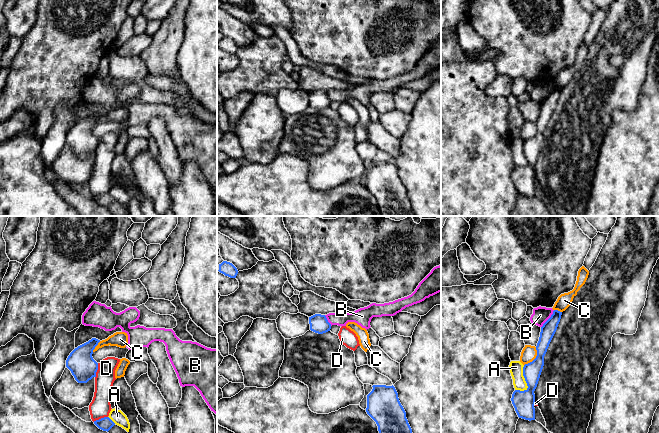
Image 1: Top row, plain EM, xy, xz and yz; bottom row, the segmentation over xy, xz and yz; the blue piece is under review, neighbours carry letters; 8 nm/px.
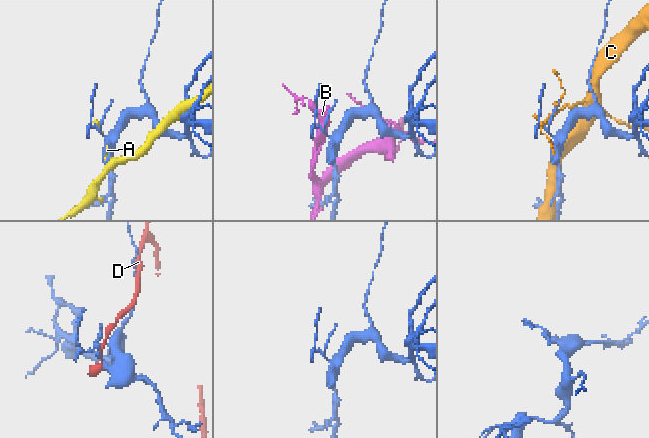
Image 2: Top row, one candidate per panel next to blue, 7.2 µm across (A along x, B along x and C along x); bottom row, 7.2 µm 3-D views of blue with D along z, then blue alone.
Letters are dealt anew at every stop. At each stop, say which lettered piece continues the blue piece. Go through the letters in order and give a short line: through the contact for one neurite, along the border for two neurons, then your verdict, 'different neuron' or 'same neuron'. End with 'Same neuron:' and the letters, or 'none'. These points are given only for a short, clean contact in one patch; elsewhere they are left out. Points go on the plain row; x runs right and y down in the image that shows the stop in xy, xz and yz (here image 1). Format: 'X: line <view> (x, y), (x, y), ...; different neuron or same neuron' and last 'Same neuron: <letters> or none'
A: different neuron
B: line yz (554, 86), (541, 103); different neuron
C: different neuron
D: different neuron
Same neuron: none

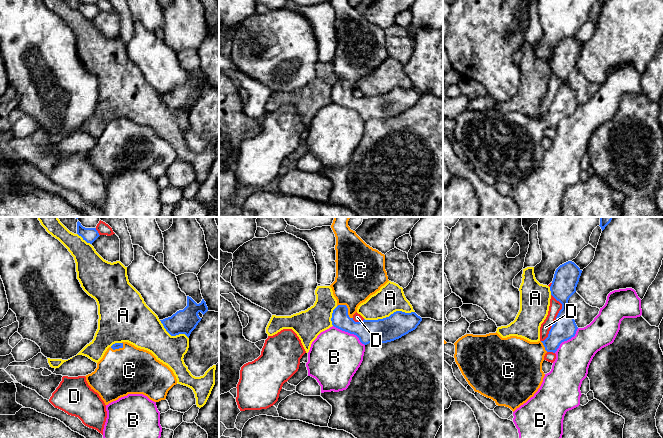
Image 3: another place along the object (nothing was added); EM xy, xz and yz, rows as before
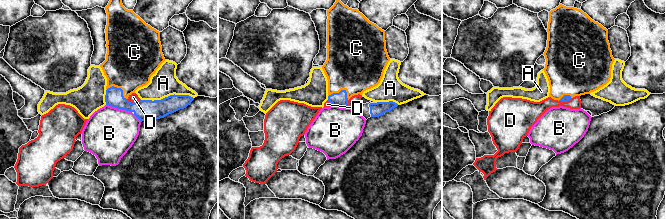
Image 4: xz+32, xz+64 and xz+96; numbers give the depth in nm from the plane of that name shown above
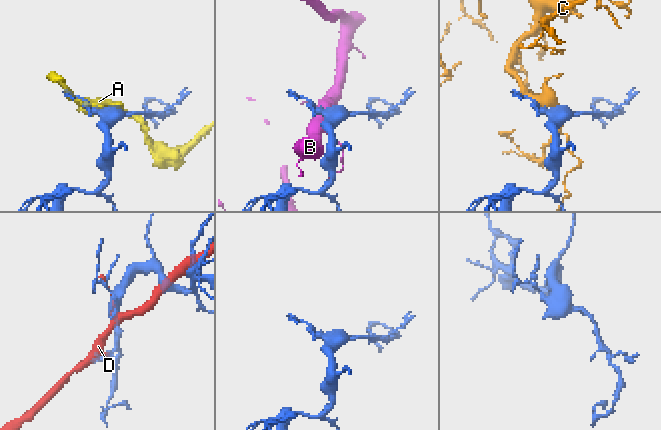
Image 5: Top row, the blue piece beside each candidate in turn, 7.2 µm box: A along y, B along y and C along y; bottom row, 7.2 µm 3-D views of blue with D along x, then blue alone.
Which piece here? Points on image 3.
A: different neuron
B: different neuron
C: line xz (368, 107), (347, 94), (347, 84), (350, 65), (357, 55); same neuron
D: different neuron
Same neuron: C

